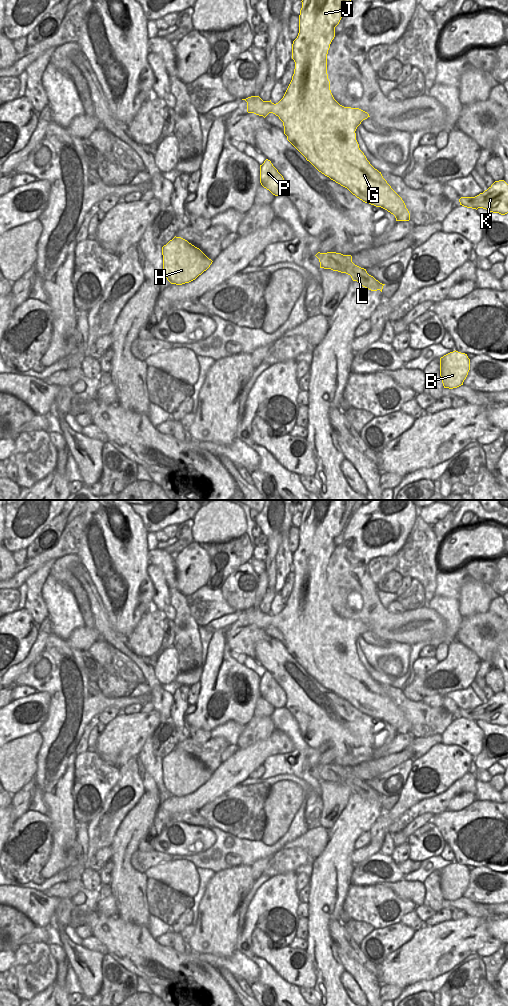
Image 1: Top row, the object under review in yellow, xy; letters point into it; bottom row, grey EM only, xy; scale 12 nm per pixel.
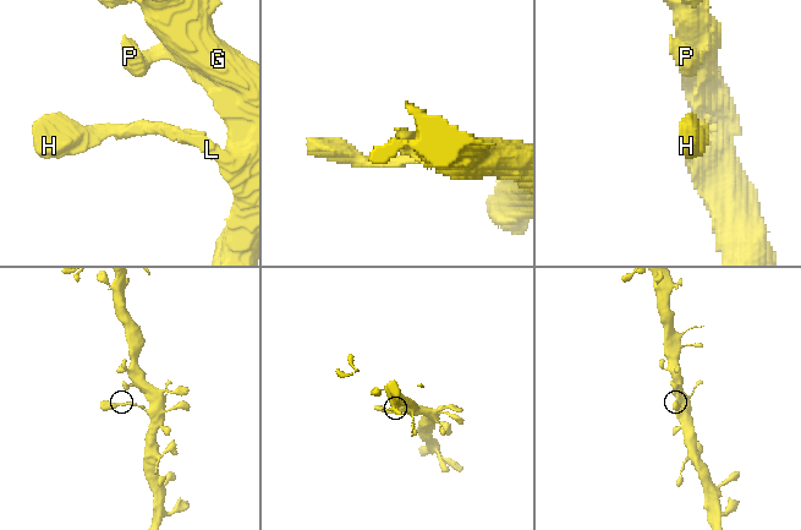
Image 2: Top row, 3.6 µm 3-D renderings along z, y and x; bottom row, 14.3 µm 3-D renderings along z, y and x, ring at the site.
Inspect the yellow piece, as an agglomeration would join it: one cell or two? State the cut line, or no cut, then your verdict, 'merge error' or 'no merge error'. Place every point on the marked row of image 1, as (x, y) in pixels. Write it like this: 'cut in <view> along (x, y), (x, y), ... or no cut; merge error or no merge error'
no cut; no merge error

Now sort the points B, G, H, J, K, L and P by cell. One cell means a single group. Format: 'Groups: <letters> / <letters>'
Groups: B G H J K L P

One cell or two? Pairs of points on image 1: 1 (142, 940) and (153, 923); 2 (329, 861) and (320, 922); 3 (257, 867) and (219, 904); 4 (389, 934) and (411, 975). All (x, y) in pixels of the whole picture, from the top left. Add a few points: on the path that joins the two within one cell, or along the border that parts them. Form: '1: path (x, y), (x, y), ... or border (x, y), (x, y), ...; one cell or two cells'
1: border (147, 927), (155, 939); two cells
2: path (329, 876), (327, 897), (321, 907); one cell
3: border (250, 867), (250, 872), (255, 880); two cells
4: border (414, 932), (409, 940), (393, 950), (380, 964); two cells

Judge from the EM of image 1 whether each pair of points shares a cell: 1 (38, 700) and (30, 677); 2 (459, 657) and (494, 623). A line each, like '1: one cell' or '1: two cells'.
1: two cells
2: two cells

